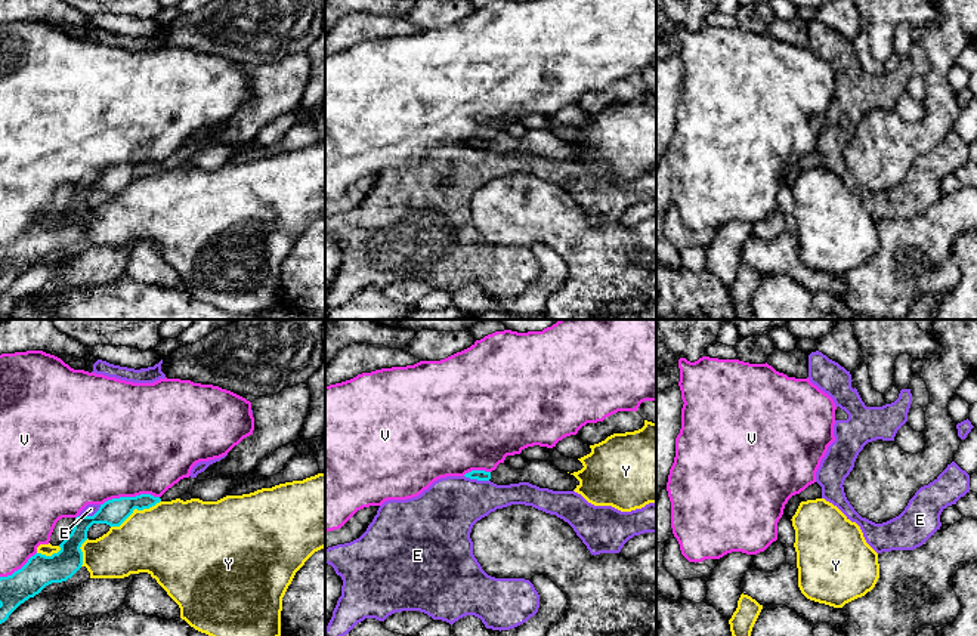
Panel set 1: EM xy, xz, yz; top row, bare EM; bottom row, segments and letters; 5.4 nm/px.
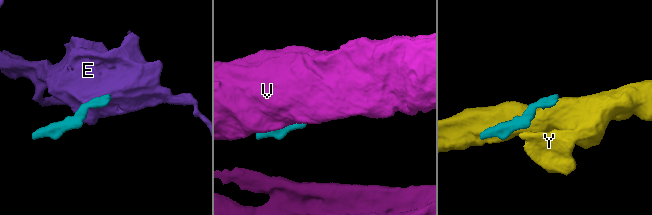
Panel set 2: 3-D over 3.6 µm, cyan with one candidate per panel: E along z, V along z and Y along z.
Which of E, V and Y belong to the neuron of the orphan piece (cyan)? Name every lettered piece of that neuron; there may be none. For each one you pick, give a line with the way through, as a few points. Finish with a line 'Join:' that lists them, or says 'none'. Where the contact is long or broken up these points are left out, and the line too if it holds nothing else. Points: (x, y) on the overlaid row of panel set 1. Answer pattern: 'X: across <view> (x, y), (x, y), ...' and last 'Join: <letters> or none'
Join: none

